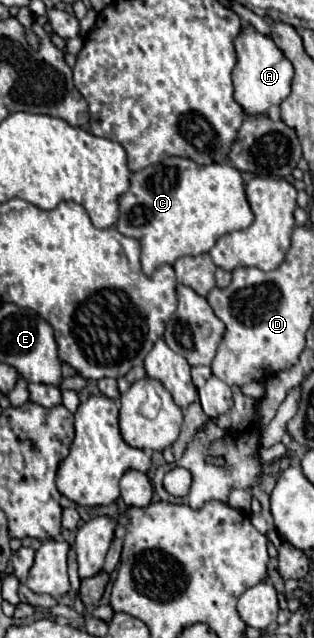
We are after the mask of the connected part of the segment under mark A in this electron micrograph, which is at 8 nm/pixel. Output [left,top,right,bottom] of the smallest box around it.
[232,24,294,114]

